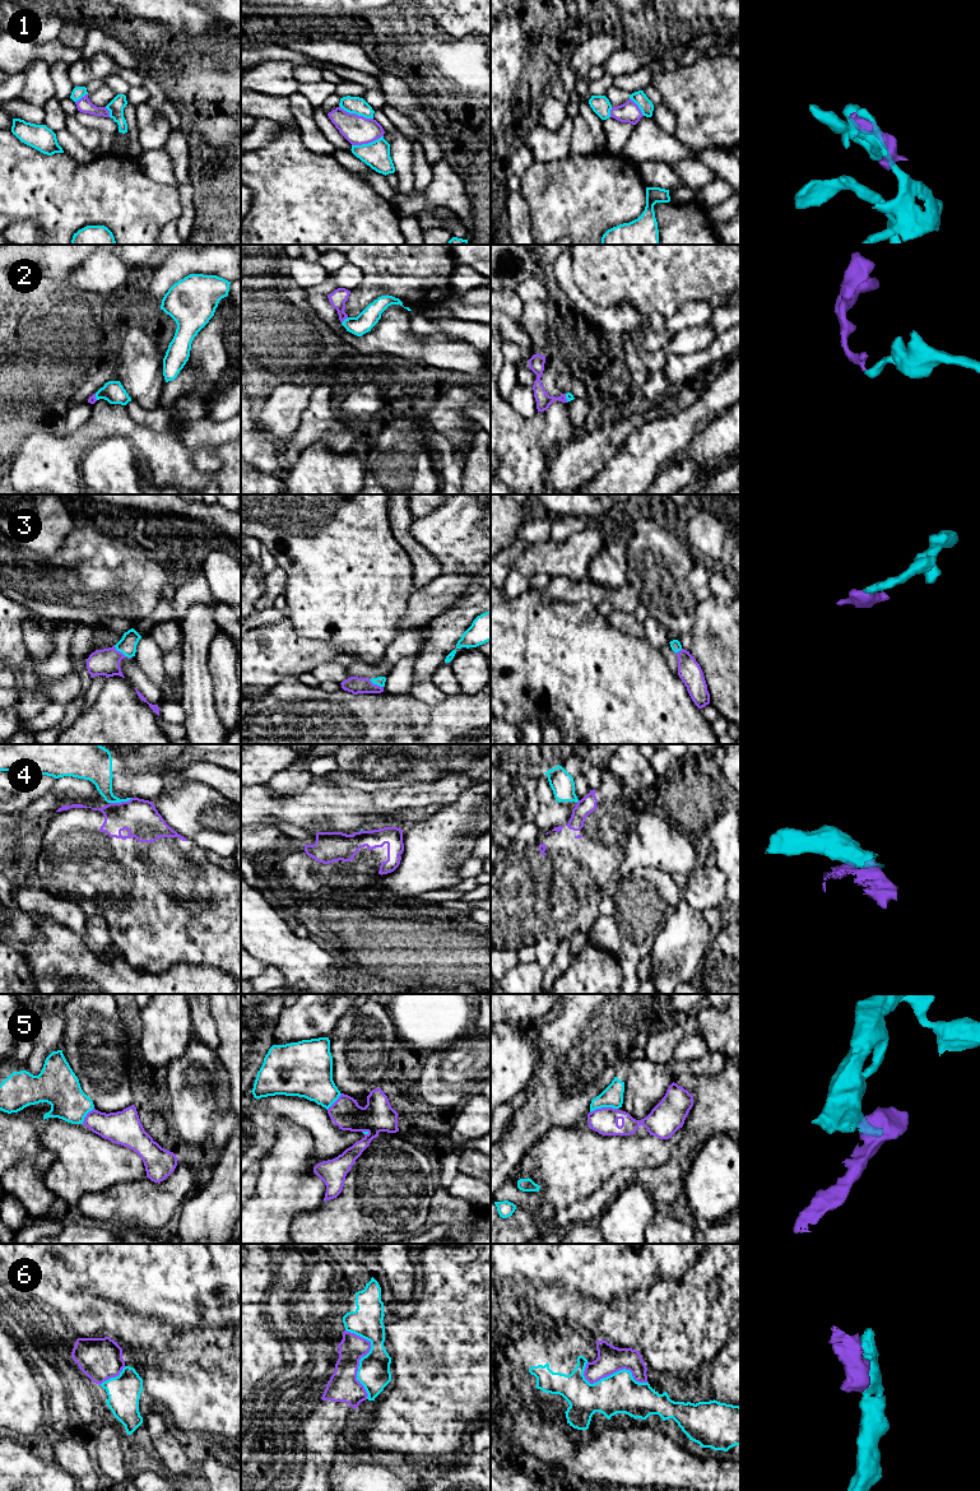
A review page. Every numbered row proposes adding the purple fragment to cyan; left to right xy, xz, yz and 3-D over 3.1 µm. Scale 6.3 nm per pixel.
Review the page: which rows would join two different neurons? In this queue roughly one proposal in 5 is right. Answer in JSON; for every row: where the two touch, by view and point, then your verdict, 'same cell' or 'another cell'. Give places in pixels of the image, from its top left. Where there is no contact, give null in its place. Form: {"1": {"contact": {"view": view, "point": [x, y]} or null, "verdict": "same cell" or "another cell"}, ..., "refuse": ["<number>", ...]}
{"1": {"contact": {"view": "xz", "point": [356, 114]}, "verdict": "another cell"}, "2": {"contact": {"view": "xz", "point": [344, 320]}, "verdict": "same cell"}, "3": {"contact": {"view": "xy", "point": [122, 653]}, "verdict": "same cell"}, "4": {"contact": {"view": "xy", "point": [120, 802]}, "verdict": "another cell"}, "5": {"contact": {"view": "yz", "point": [603, 1106]}, "verdict": "another cell"}, "6": {"contact": {"view": "xz", "point": [361, 1359]}, "verdict": "another cell"}, "refuse": ["1", "4", "5", "6"]}

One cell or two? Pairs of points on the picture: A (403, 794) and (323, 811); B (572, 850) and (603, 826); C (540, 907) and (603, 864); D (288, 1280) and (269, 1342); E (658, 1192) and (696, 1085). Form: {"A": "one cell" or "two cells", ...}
{"A": "one cell", "B": "one cell", "C": "one cell", "D": "two cells", "E": "one cell"}

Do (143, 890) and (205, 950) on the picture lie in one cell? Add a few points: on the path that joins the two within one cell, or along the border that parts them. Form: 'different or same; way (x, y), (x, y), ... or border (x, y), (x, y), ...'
same; way (161, 897), (195, 932)

